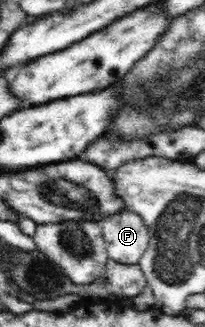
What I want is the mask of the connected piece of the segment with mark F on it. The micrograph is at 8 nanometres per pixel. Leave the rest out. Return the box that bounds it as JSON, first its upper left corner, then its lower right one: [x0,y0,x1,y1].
[99,210,150,265]

